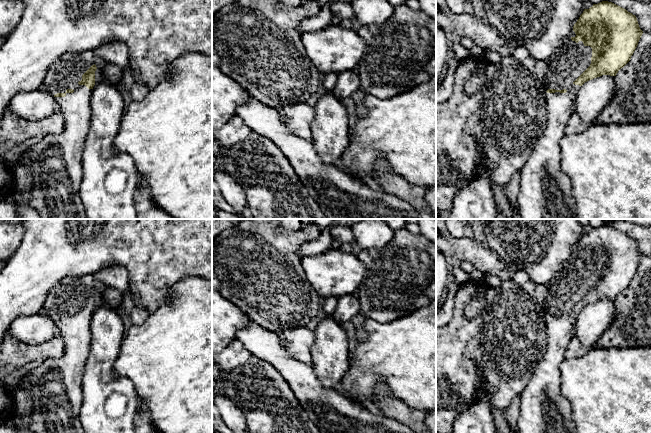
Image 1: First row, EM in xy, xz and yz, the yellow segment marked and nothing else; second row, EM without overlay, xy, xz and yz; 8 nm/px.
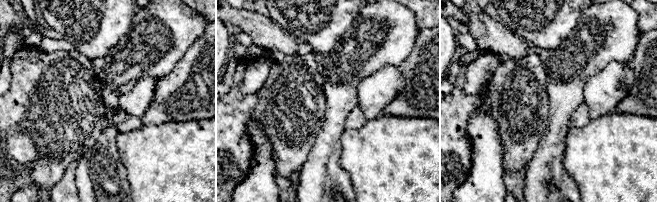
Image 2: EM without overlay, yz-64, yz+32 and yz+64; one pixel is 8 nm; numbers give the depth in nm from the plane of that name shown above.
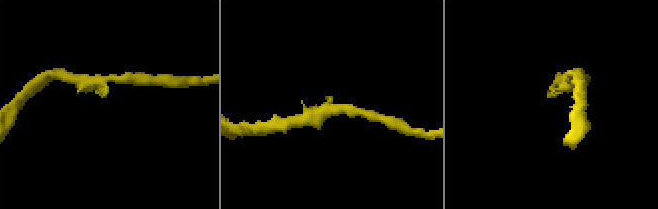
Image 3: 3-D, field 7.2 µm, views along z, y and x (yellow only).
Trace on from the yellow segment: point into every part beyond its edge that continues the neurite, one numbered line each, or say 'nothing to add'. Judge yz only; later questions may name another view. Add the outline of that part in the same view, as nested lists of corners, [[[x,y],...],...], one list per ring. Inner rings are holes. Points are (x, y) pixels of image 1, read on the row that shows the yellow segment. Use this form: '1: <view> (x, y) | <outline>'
1: yz (545, 190) | [[[574,31],[564,40],[547,60],[536,61],[536,70],[543,83],[544,96],[547,107],[547,126],[542,137],[537,142],[534,151],[520,171],[520,193],[518,196],[518,213],[520,219],[579,219],[576,202],[572,193],[571,180],[561,169],[560,141],[565,135],[565,127],[574,113],[574,103],[581,86],[573,82],[590,66],[592,48],[585,46],[582,41],[576,43],[571,38],[575,37]]]

